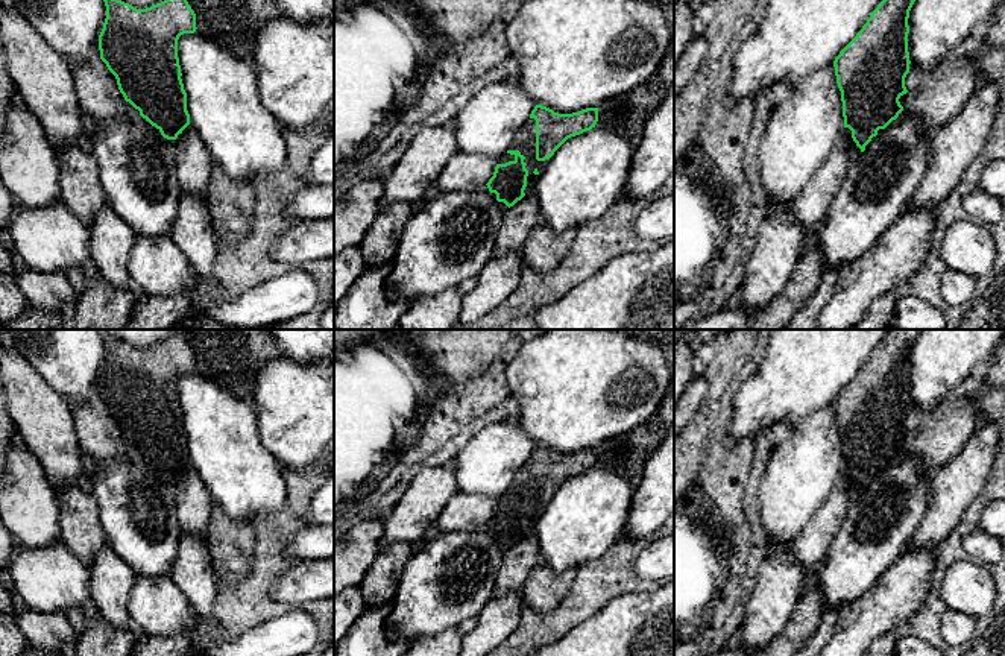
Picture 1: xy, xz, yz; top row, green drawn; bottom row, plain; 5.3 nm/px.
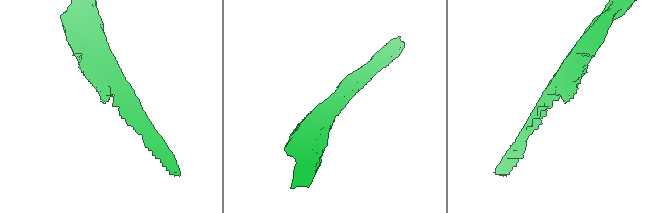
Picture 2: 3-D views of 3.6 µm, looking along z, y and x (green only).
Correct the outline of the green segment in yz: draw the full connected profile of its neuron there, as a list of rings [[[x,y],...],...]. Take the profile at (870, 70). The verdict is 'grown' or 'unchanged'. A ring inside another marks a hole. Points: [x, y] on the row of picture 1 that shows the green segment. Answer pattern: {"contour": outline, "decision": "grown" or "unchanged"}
{"contour": [[[882,0],[833,61],[843,102],[843,132],[853,138],[853,156],[903,111],[899,99],[908,93],[908,18],[914,2]]], "decision": "grown"}

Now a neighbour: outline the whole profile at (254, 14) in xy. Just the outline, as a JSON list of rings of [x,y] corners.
[[[275,0],[187,2],[196,14],[196,32],[250,65],[260,27],[282,15]]]

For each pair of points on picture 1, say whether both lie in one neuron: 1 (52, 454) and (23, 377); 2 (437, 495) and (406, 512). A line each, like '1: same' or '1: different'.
1: same
2: same

